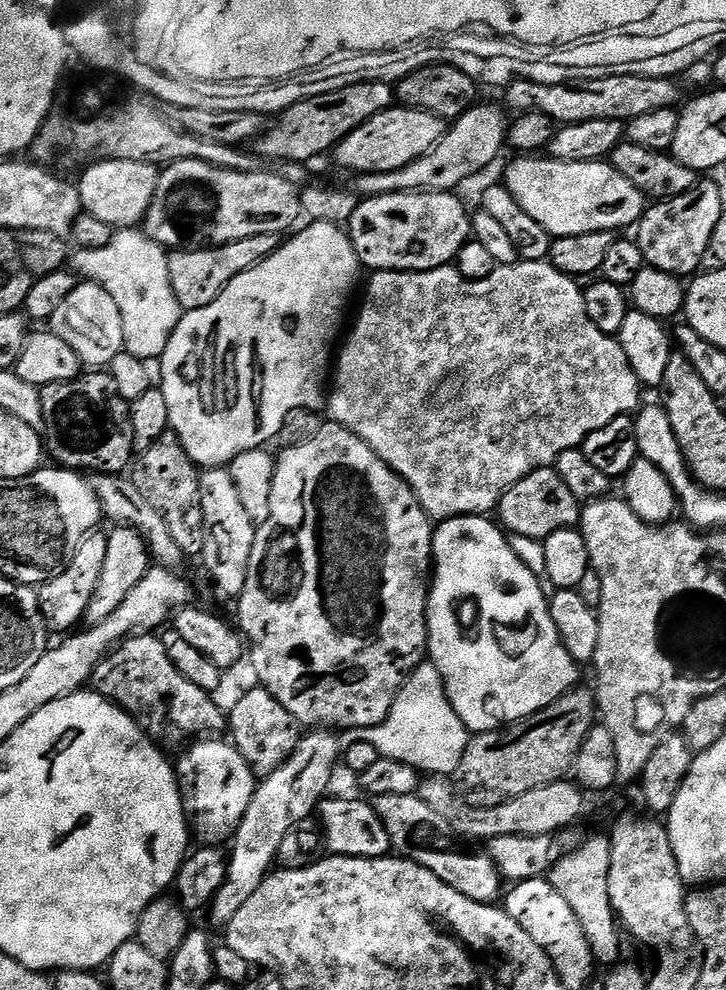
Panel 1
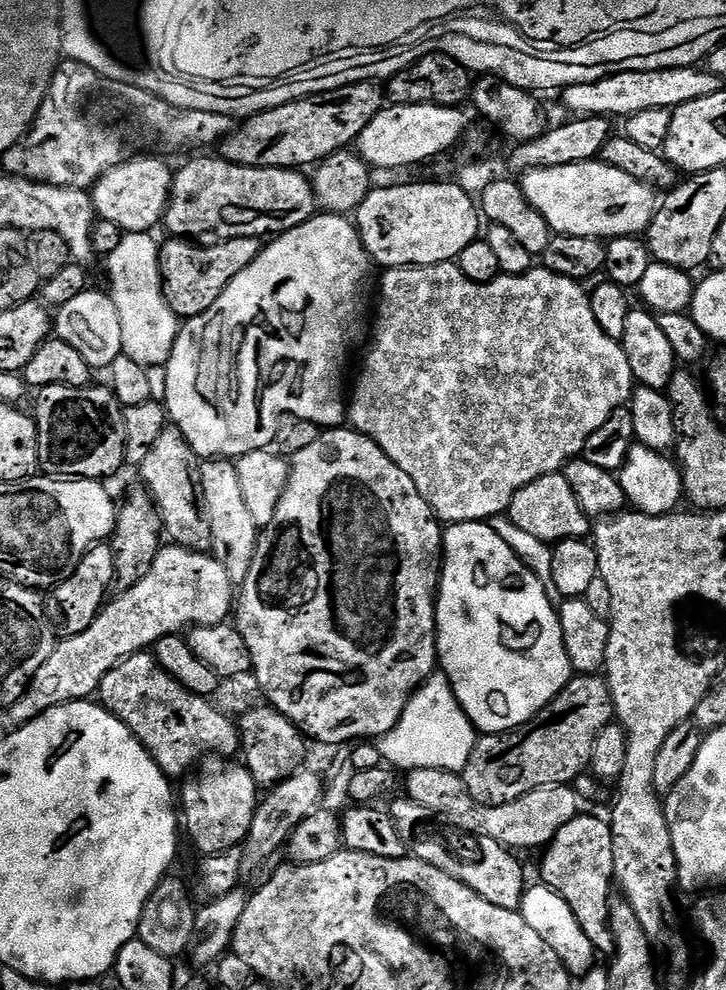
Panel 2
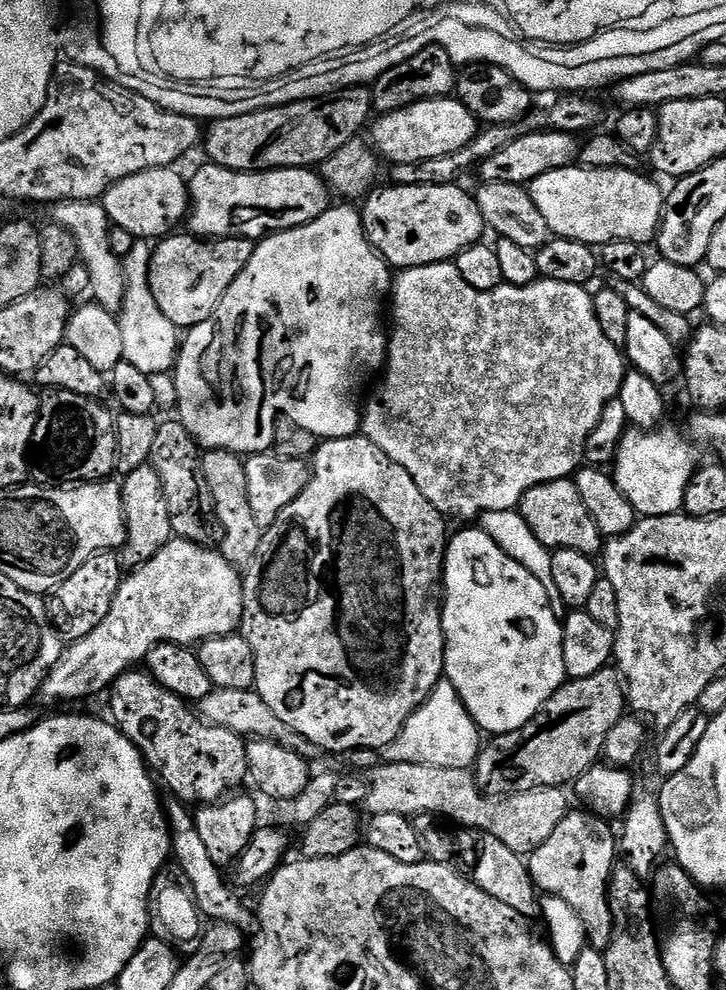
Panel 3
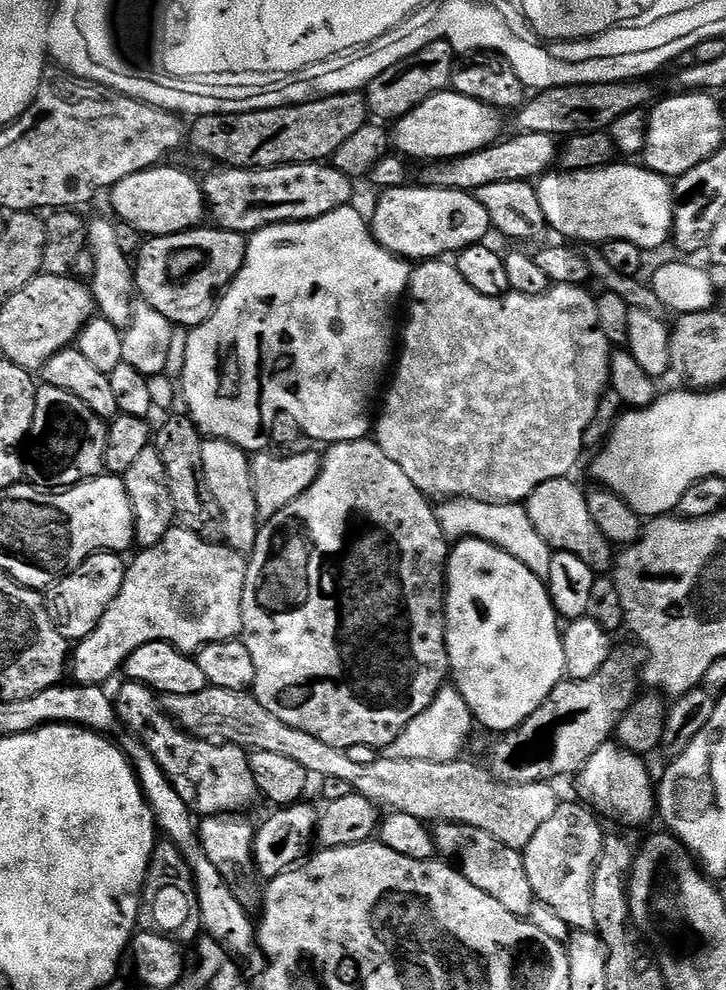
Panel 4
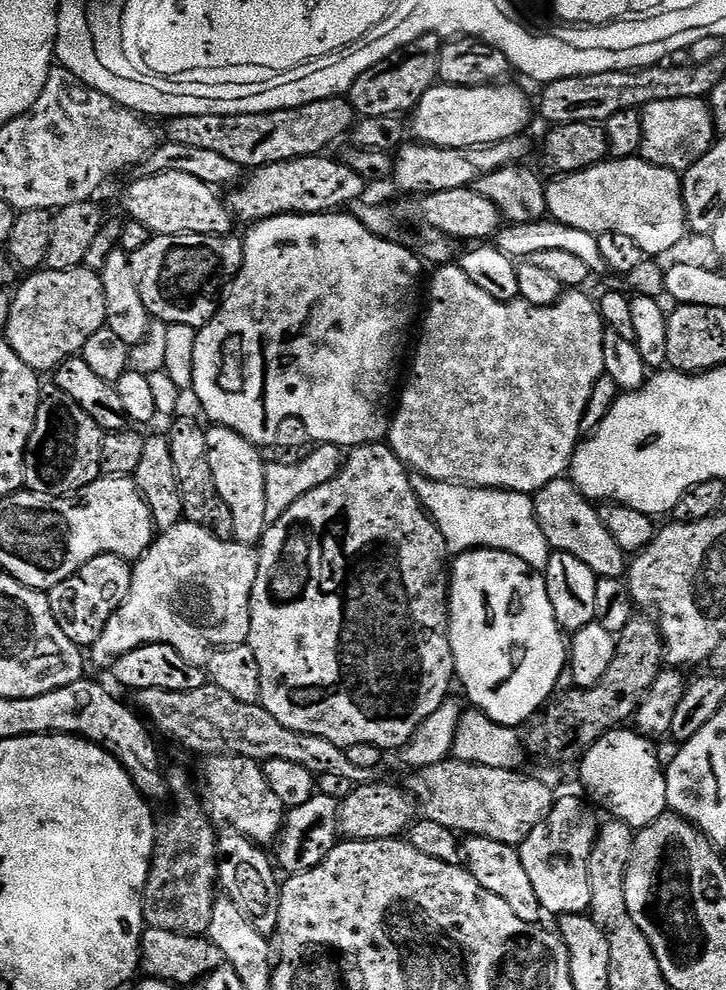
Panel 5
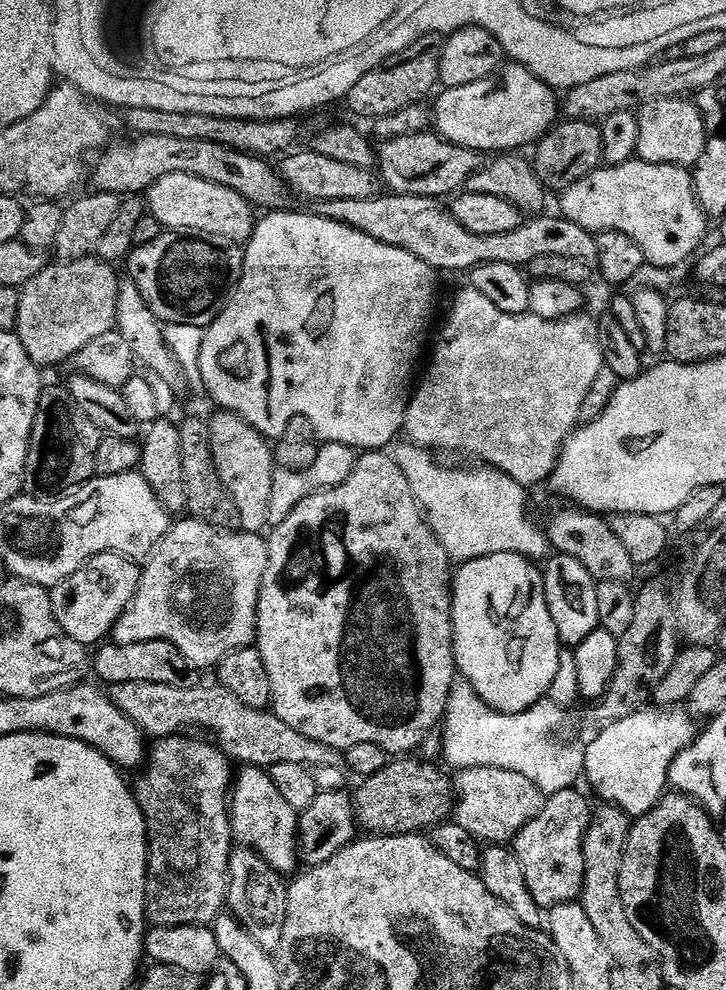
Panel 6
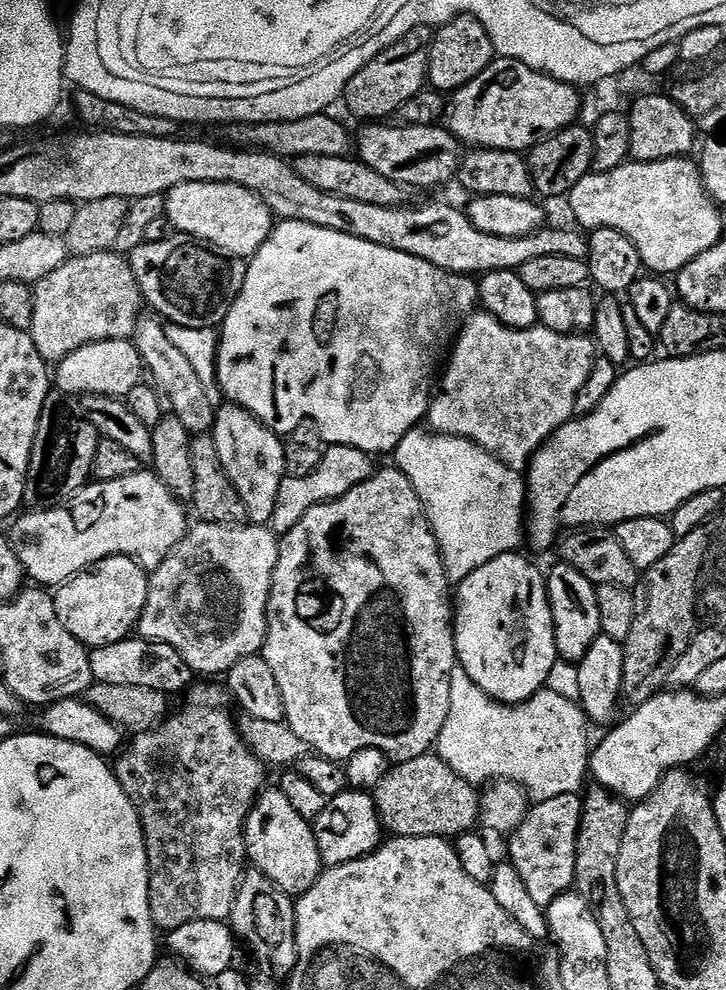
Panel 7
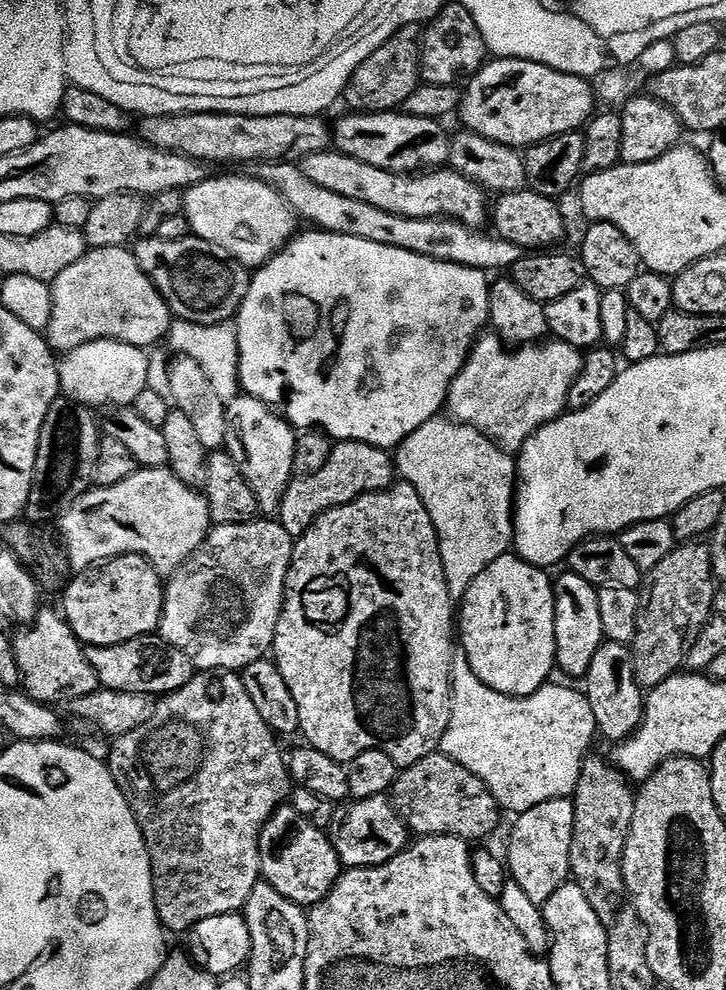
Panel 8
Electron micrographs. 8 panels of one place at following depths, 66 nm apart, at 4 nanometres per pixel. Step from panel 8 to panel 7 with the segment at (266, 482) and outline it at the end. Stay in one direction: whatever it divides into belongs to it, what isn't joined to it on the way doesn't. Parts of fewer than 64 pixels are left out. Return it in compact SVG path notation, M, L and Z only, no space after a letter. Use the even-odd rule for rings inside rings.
M224 402L216 409L216 420L212 424L210 435L214 438L216 458L220 462L220 468L230 478L230 482L242 498L246 506L248 520L254 524L271 525L274 518L274 502L278 502L278 490L282 486L286 475L286 458L284 457L285 441L272 432L254 414L250 414L245 408L240 408L231 402Z

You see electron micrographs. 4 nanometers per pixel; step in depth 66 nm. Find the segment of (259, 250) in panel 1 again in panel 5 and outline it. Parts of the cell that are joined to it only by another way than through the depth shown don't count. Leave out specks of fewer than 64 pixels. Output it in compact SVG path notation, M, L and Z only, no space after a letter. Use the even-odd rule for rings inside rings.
M183 232L177 236L153 235L152 240L142 246L142 250L131 253L130 257L138 293L142 296L149 317L164 325L181 324L199 330L215 320L220 313L220 305L244 264L244 242L239 235L236 237L236 234L207 236Z

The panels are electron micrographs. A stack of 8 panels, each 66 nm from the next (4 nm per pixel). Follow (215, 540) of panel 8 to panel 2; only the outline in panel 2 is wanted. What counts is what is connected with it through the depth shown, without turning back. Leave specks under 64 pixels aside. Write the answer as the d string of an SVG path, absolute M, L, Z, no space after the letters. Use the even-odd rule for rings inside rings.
M179 546L161 547L159 554L154 558L154 566L150 566L150 574L146 574L142 582L123 589L119 594L121 596L113 595L105 603L98 618L94 618L92 625L82 630L82 634L69 636L57 643L50 658L46 658L38 674L34 674L22 698L18 698L18 702L11 704L3 713L5 729L18 729L51 708L95 697L100 691L102 678L106 678L106 674L110 674L110 670L114 670L114 666L118 666L126 657L151 649L163 636L175 636L198 626L225 623L234 612L234 585L222 562L217 560L215 555L192 552Z

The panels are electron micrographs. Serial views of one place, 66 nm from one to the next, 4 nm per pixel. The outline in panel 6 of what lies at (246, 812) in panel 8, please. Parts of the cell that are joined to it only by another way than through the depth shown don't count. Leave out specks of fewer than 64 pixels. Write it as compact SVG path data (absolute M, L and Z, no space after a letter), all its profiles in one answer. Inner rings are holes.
M192 734L168 736L151 745L146 763L137 775L141 776L136 784L134 780L134 795L148 827L148 877L144 910L149 925L157 928L195 924L211 926L225 911L228 903L228 871L234 851L230 815L230 789L234 783L232 767L233 761L215 743Z

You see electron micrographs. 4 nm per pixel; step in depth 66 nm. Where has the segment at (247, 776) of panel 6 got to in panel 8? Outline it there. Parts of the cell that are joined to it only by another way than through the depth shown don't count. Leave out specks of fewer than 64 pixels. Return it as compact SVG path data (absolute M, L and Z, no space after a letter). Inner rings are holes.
M281 806L260 832L260 874L282 898L301 906L322 902L342 875L342 865L327 831L291 806Z

